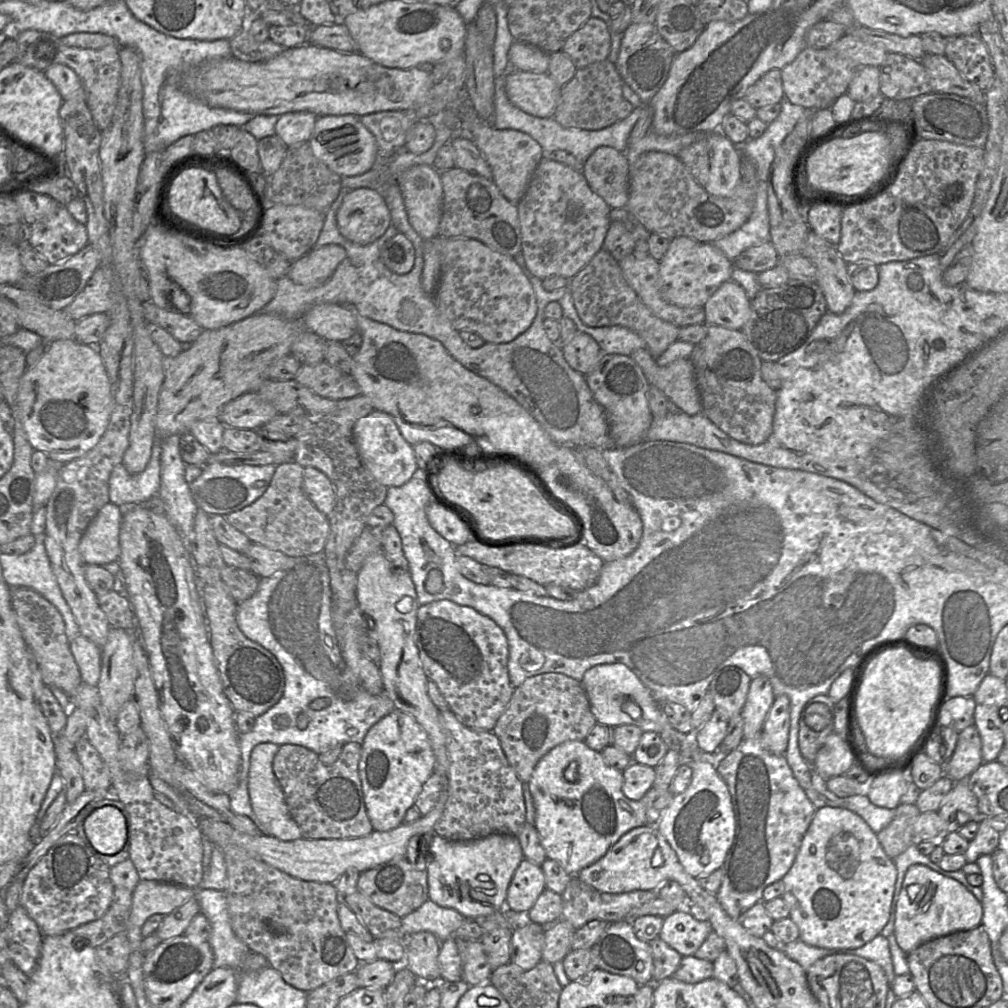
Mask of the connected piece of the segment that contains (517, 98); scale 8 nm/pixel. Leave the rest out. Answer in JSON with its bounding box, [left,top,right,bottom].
[505,70,561,118]

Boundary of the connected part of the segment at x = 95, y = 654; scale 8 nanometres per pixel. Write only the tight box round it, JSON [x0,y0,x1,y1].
[69,634,102,686]

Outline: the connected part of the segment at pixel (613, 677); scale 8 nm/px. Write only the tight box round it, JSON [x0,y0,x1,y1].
[581,663,670,734]

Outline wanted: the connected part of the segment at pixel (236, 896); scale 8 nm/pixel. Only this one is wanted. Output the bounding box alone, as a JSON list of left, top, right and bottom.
[215,844,361,992]

